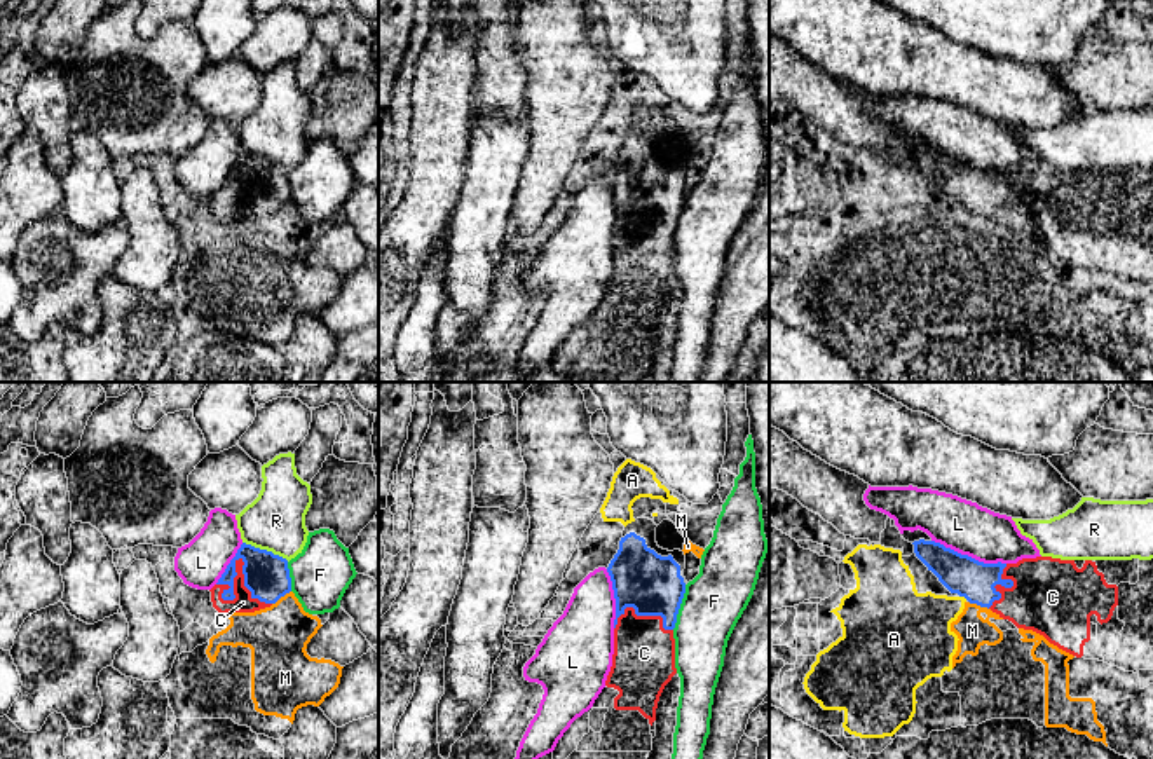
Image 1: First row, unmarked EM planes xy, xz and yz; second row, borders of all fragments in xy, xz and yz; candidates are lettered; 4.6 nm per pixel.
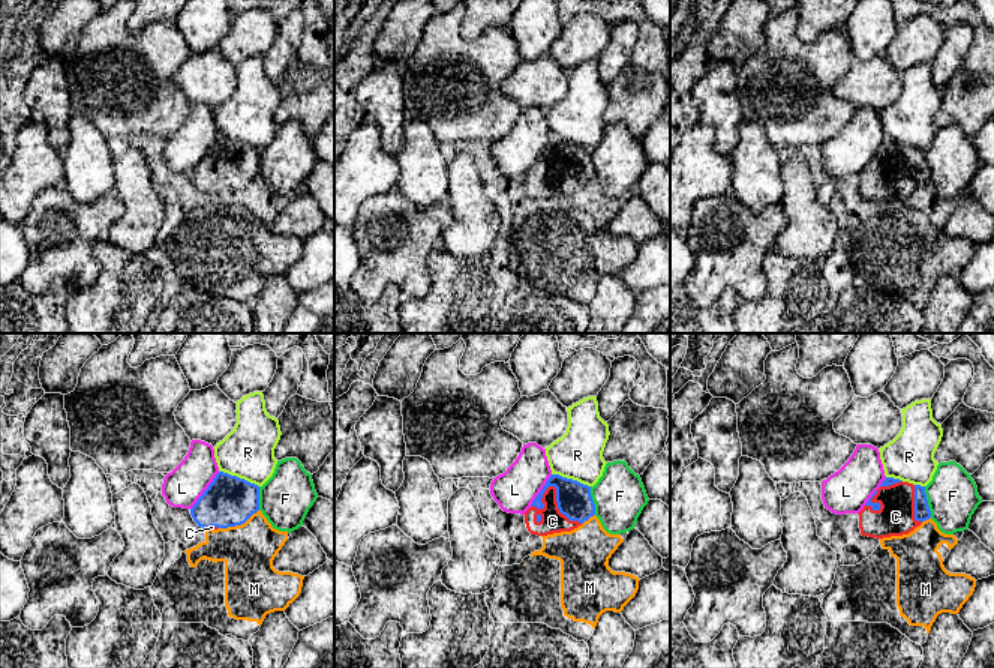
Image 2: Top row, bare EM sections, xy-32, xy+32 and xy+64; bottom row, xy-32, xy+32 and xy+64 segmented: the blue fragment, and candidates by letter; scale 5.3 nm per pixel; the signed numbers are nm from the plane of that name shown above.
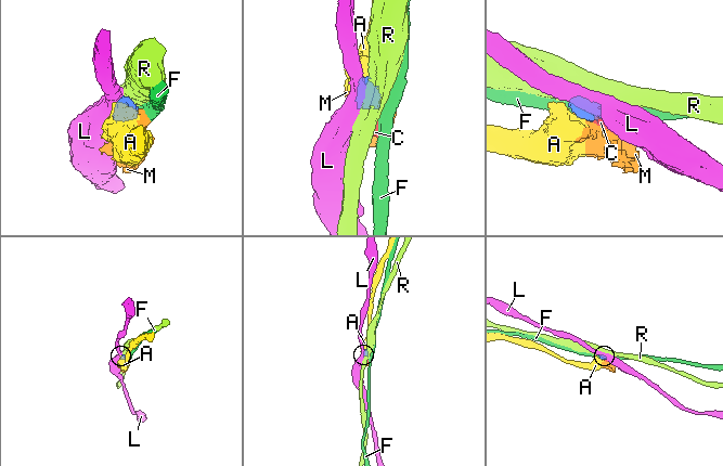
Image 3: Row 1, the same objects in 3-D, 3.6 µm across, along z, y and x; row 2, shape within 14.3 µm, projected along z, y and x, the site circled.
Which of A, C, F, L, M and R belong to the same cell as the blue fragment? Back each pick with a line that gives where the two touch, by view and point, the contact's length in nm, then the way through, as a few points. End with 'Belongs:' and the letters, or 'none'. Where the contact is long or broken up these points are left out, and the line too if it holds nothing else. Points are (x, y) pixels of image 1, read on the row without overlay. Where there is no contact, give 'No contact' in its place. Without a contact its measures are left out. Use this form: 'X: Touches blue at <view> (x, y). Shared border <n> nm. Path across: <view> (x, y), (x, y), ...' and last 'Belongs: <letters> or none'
C: Touches blue at xy (243, 175). Shared border 280 nm. Path across: xy (266, 184), (252, 184), (243, 175), (243, 211)
Belongs: C

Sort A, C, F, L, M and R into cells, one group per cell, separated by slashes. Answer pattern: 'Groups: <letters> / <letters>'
Groups: A M / C / F / L / R

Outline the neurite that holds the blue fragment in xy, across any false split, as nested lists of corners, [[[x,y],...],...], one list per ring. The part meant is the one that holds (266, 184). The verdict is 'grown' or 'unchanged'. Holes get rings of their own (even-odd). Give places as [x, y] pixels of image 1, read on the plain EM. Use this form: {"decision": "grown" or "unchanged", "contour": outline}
{"decision": "grown", "contour": [[[242,152],[209,201],[220,223],[270,216],[291,201],[288,169]]]}

